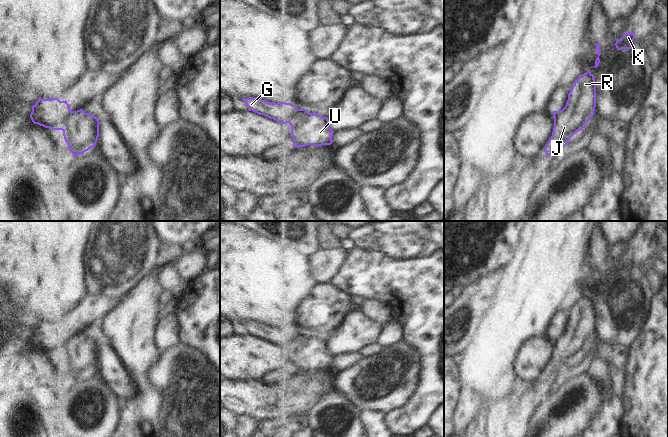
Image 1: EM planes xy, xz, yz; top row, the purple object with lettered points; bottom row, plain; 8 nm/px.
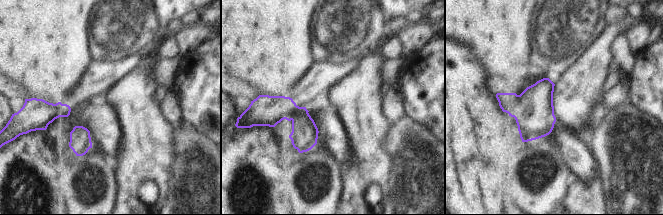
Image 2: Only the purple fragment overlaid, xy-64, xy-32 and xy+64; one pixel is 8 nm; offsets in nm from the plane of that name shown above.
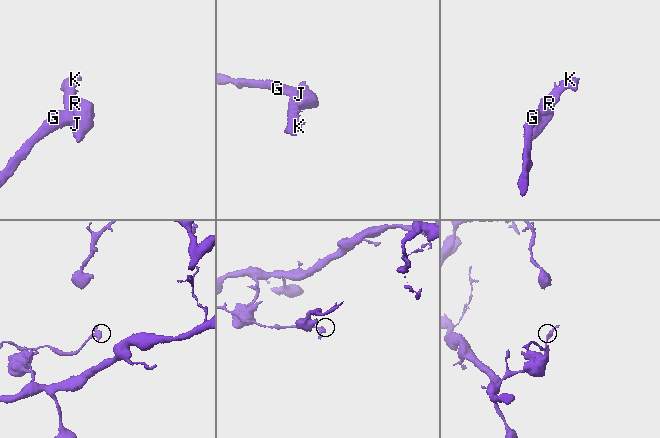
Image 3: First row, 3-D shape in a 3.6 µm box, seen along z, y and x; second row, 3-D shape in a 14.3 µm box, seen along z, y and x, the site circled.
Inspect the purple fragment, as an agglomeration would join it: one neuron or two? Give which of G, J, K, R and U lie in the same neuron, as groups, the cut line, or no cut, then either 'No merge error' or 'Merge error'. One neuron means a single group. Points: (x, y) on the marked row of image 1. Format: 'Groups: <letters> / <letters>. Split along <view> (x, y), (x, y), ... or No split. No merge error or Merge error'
Groups: G / J K R U. Split along xy (71, 111), (62, 130). Merge error.

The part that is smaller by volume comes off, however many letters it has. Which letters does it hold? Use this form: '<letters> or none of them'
J, K, R, U

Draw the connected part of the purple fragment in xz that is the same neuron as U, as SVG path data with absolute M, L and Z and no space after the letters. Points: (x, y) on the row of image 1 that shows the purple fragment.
M296 107L293 117L288 122L291 125L293 147L314 145L331 145L334 131L329 126L327 117L309 113L306 109Z

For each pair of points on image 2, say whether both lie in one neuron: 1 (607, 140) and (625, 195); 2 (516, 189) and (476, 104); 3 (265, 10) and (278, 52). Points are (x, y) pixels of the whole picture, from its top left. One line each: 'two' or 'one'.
1: one
2: two
3: one

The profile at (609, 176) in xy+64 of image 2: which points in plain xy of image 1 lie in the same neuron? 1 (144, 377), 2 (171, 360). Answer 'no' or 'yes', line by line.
1: no
2: yes

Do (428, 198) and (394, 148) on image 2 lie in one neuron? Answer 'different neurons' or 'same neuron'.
same neuron

